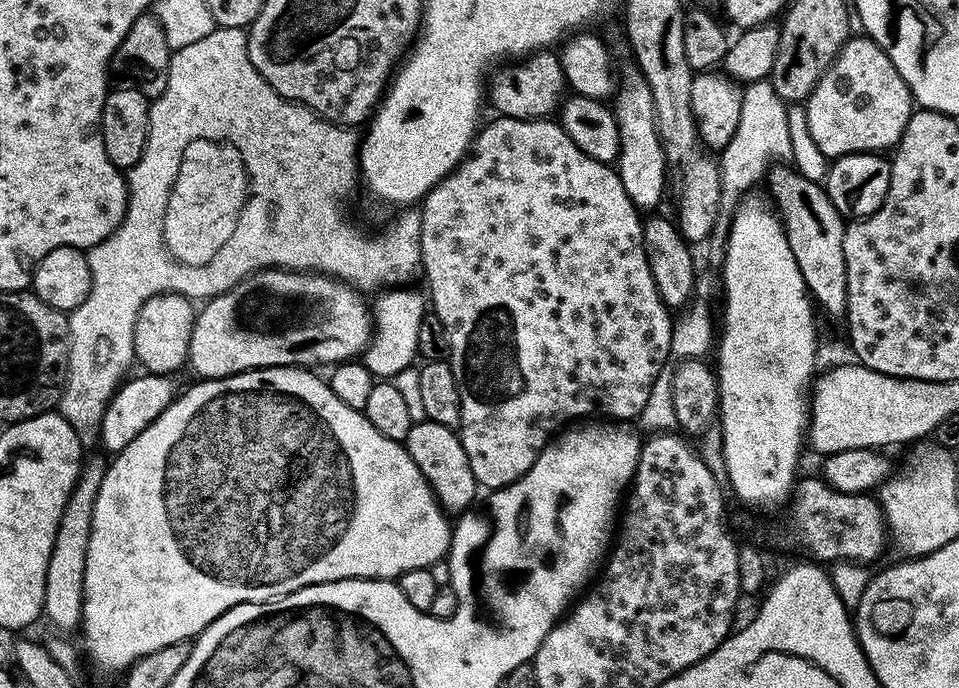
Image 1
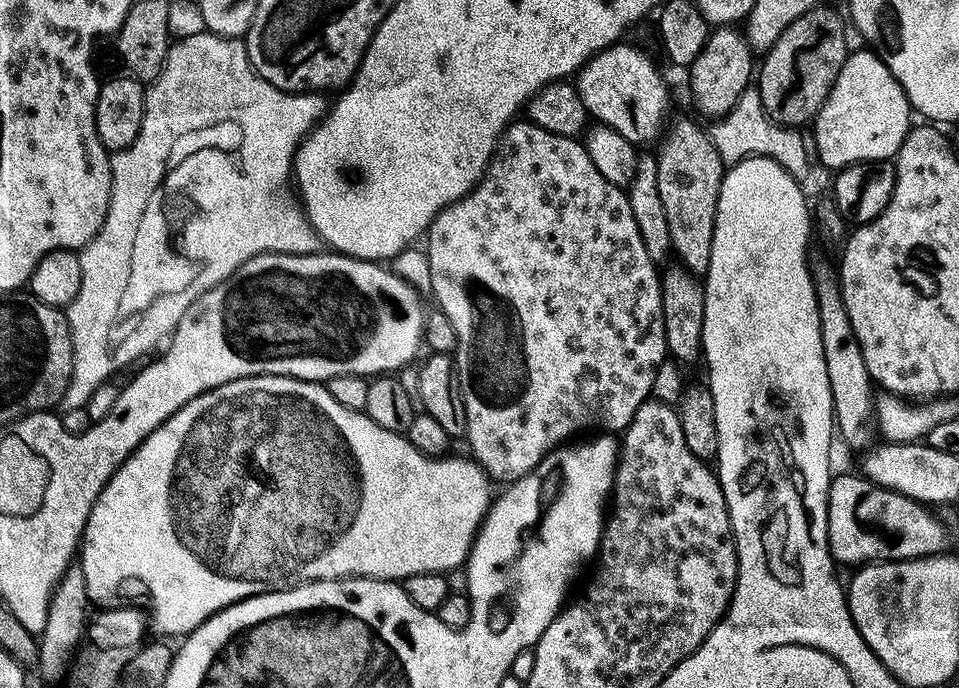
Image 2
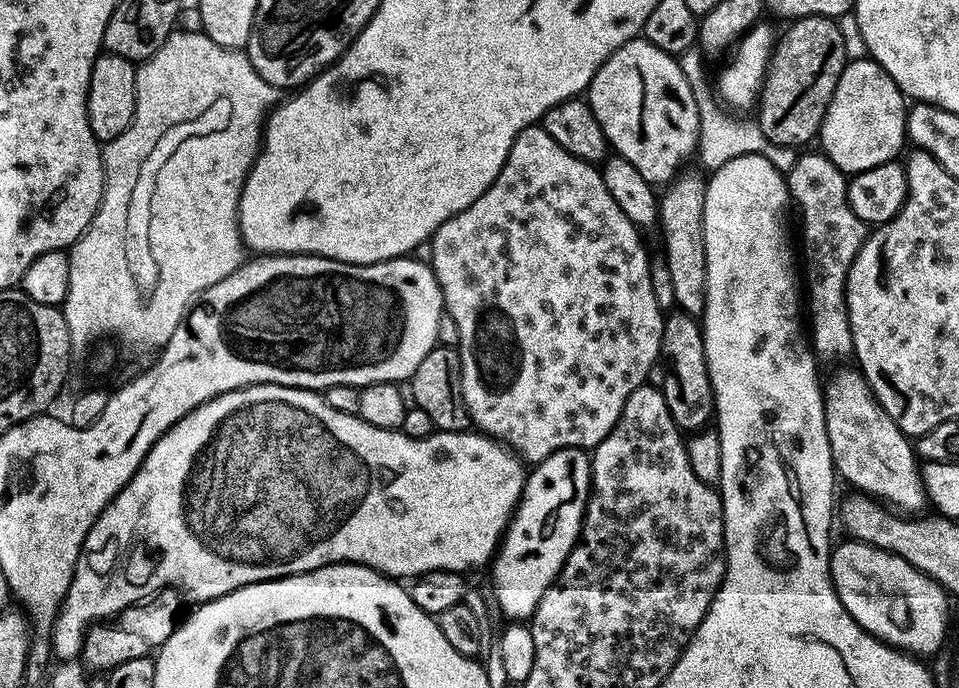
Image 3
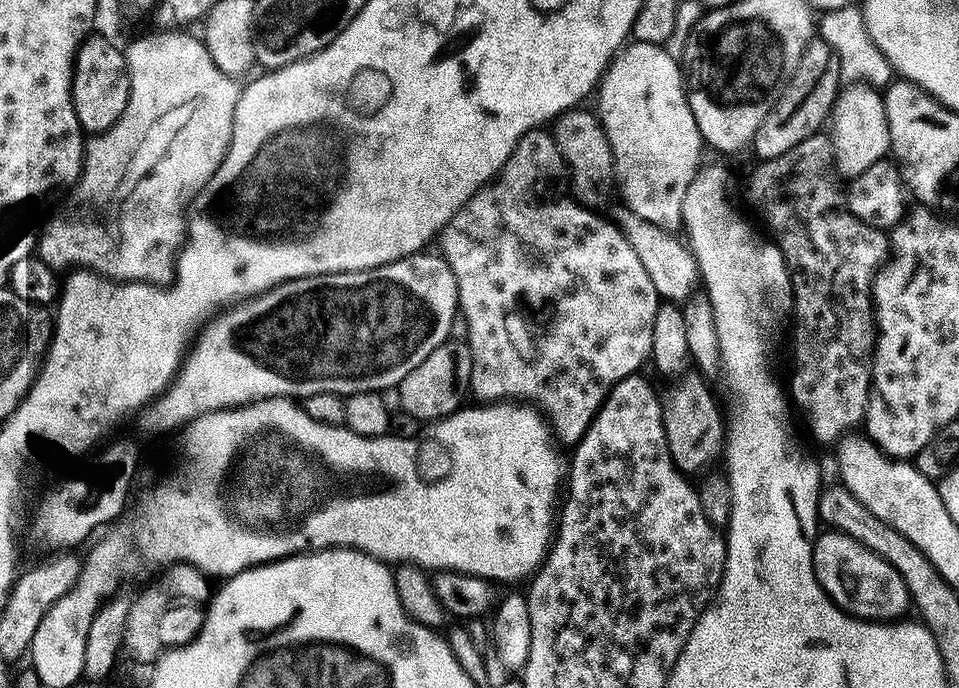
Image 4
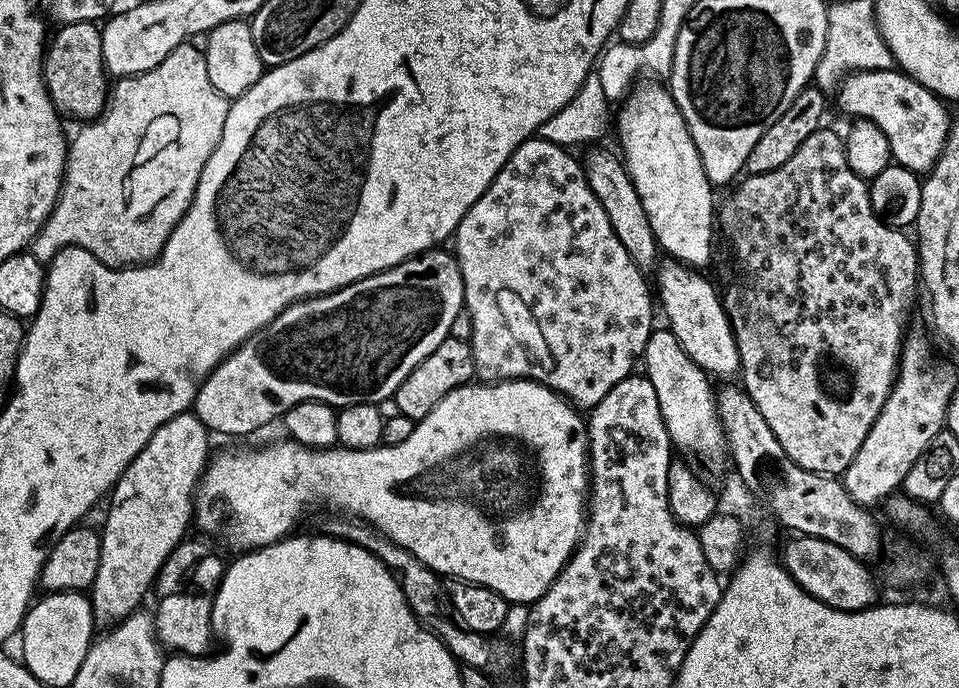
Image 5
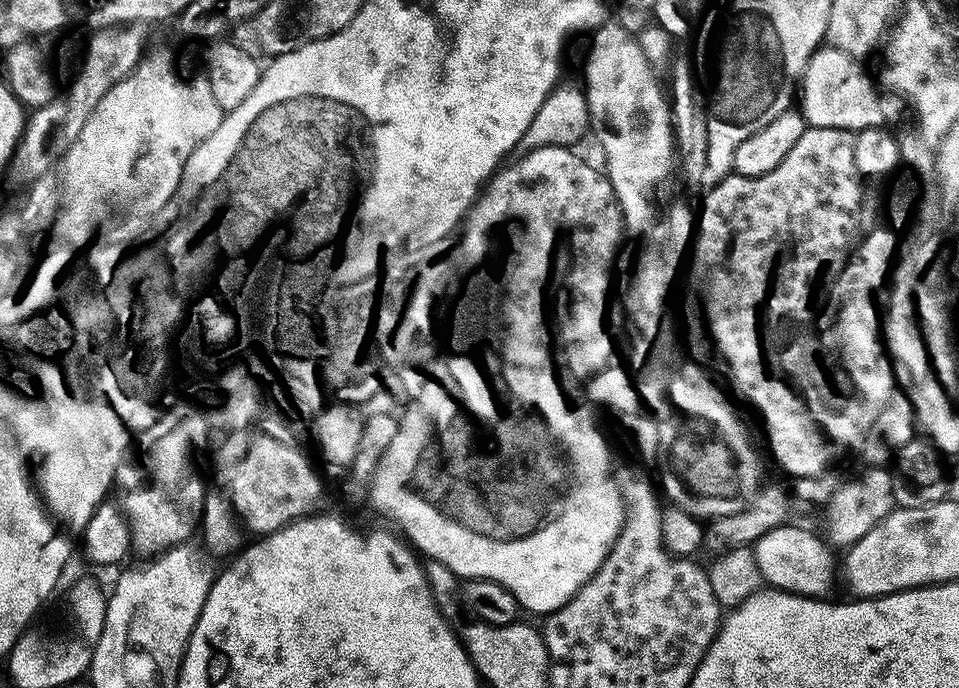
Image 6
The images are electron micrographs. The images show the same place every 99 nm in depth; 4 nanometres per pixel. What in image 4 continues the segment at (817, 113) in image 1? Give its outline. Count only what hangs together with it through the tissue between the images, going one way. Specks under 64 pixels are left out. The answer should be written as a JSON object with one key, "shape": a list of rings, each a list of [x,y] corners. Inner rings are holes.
{"shape":[[[850,84],[836,98],[830,117],[830,139],[836,163],[845,173],[870,170],[874,162],[885,159],[892,147],[886,122],[884,97],[871,84]],[[848,171],[848,172],[847,172]]]}

